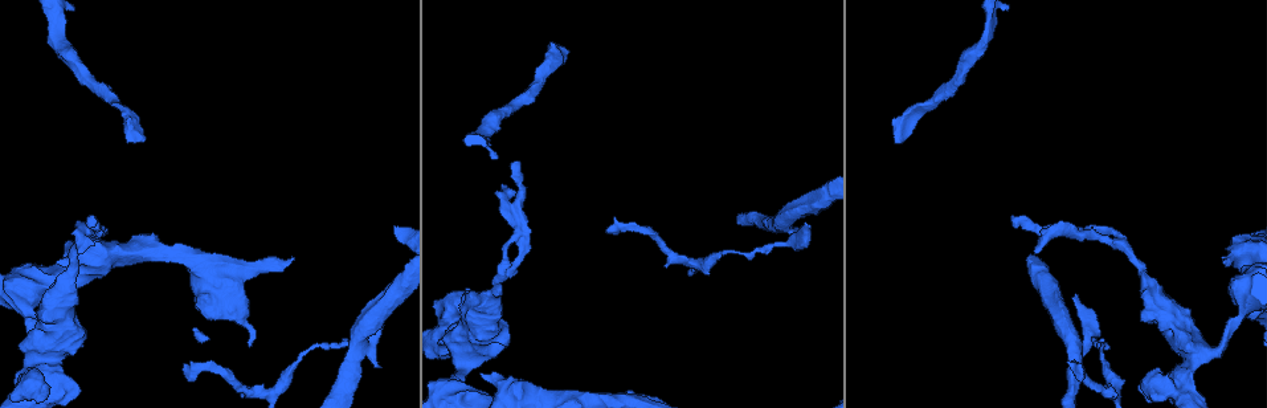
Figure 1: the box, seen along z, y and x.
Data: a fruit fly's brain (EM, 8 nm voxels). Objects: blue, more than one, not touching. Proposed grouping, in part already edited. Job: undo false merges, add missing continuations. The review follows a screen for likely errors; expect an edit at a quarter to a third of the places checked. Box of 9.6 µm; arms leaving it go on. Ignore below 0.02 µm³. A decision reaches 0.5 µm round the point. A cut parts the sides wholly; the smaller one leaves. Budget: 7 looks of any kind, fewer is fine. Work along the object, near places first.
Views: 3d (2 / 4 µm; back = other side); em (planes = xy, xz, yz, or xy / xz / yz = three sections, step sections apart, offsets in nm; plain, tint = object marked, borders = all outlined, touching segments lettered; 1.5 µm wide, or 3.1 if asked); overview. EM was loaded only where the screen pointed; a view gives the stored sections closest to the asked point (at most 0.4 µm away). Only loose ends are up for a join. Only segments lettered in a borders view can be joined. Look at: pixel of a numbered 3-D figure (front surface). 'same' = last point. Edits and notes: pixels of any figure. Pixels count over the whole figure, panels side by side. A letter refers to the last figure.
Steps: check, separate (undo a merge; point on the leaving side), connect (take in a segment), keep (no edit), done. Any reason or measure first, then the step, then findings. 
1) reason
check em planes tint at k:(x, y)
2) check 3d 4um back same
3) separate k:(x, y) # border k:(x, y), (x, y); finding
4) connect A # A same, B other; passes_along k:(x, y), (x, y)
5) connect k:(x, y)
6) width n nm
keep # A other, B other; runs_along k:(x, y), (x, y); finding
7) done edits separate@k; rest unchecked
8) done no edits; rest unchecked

small branch off a trunk
check em planes borders at 1:(1076, 340)

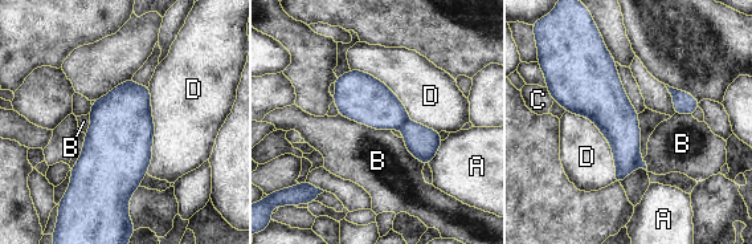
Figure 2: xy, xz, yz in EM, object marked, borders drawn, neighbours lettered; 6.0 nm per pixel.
longest_contact D 650 nm
separate 2:(421, 142) # A other, B other, C other, D other; two neurons meet here

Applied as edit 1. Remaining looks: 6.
check overview

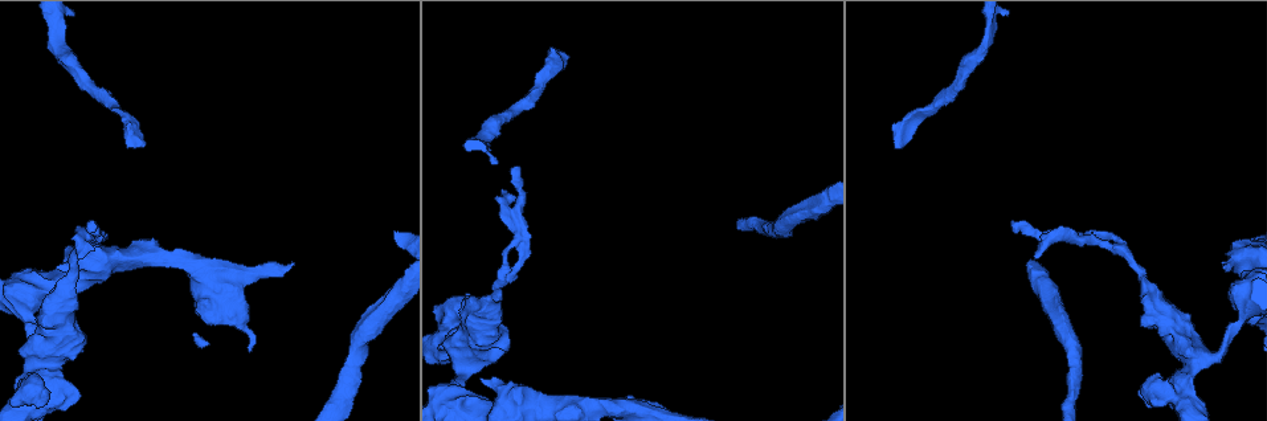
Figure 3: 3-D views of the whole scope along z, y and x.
free end
check 3d 2um at 3:(897, 149)

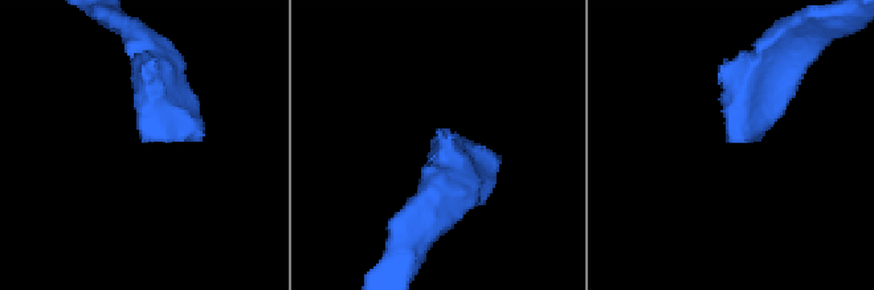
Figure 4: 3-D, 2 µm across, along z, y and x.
check em yz step 4 borders at 4:(733, 140)

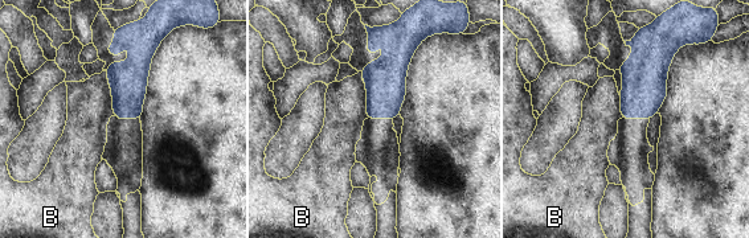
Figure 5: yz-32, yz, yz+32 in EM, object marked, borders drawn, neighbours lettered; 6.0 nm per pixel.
width 190 nm
keep # B other; border 5:(105, 70), (109, 78), (114, 115); no lettered segment goes on from it

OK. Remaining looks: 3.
done edits separate@2; rest unchecked

